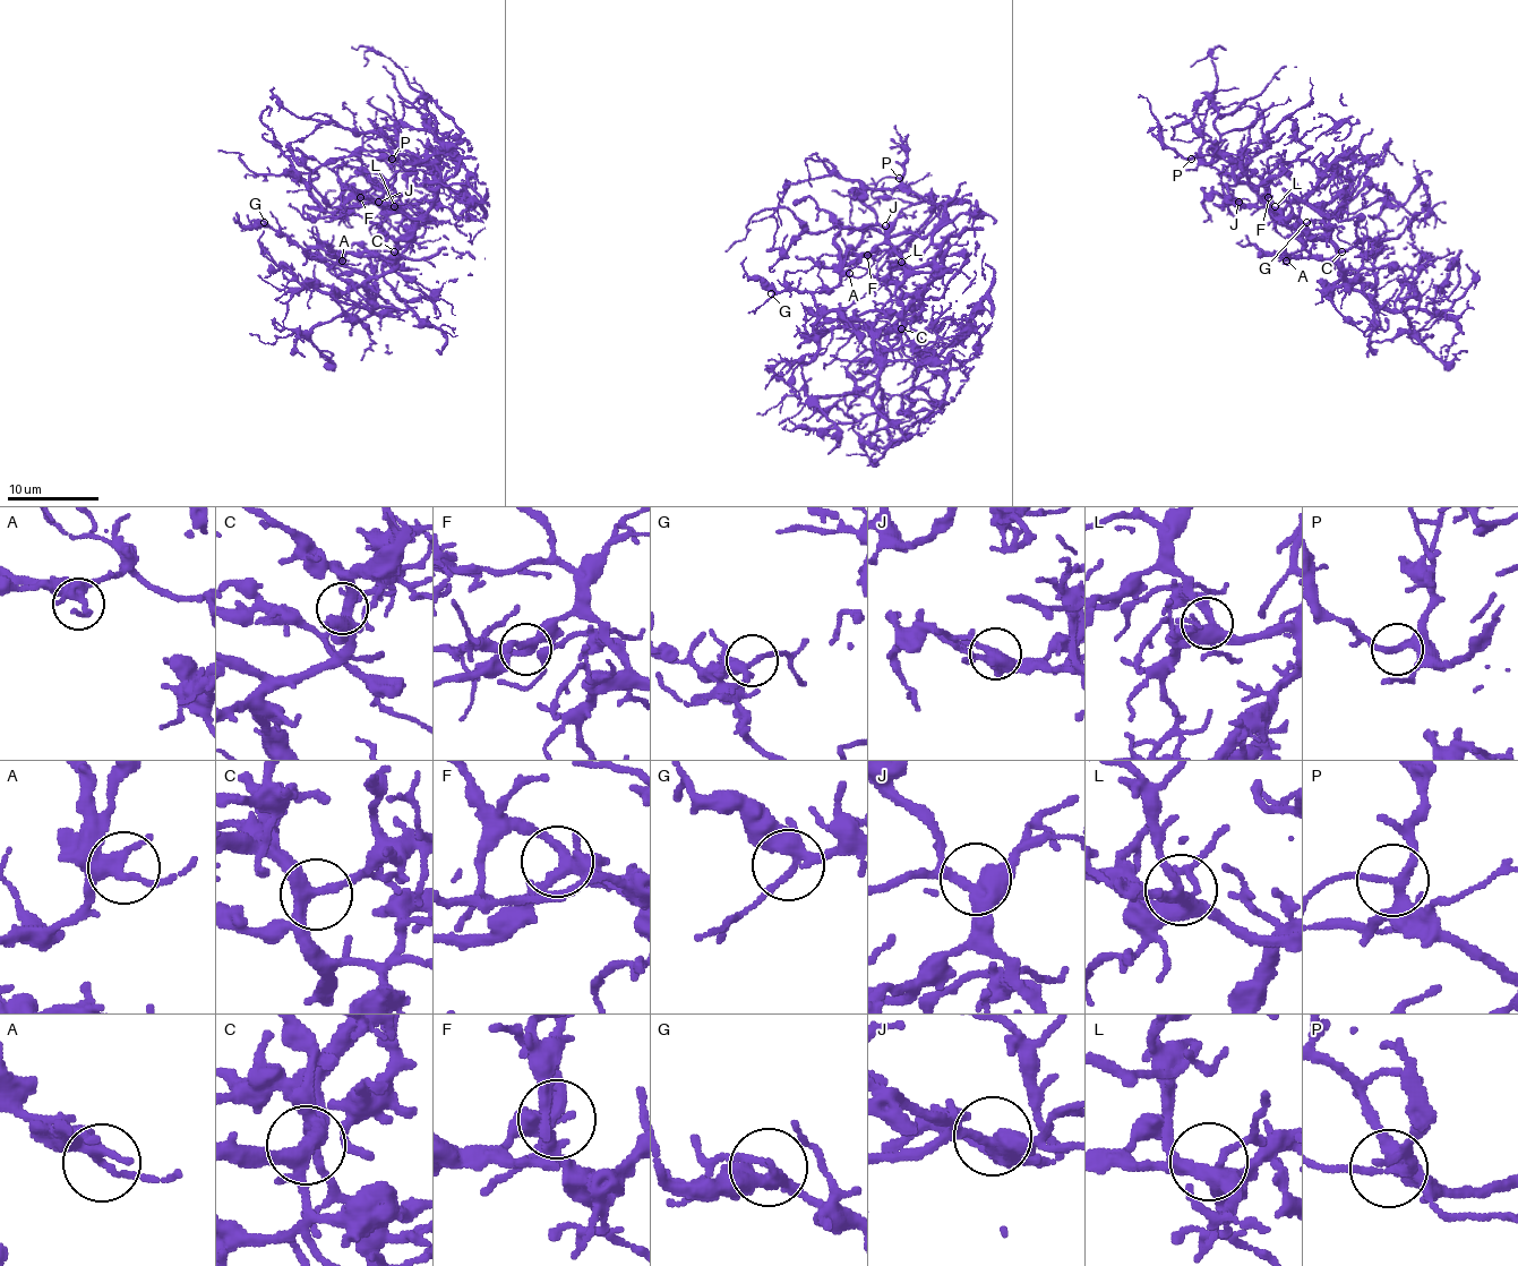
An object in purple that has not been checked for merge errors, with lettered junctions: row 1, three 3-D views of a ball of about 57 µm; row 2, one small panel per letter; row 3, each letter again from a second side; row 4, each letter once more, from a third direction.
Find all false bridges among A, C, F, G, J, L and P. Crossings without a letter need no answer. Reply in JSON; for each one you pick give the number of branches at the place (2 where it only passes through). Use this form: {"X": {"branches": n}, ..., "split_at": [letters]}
{"split_at": []}

